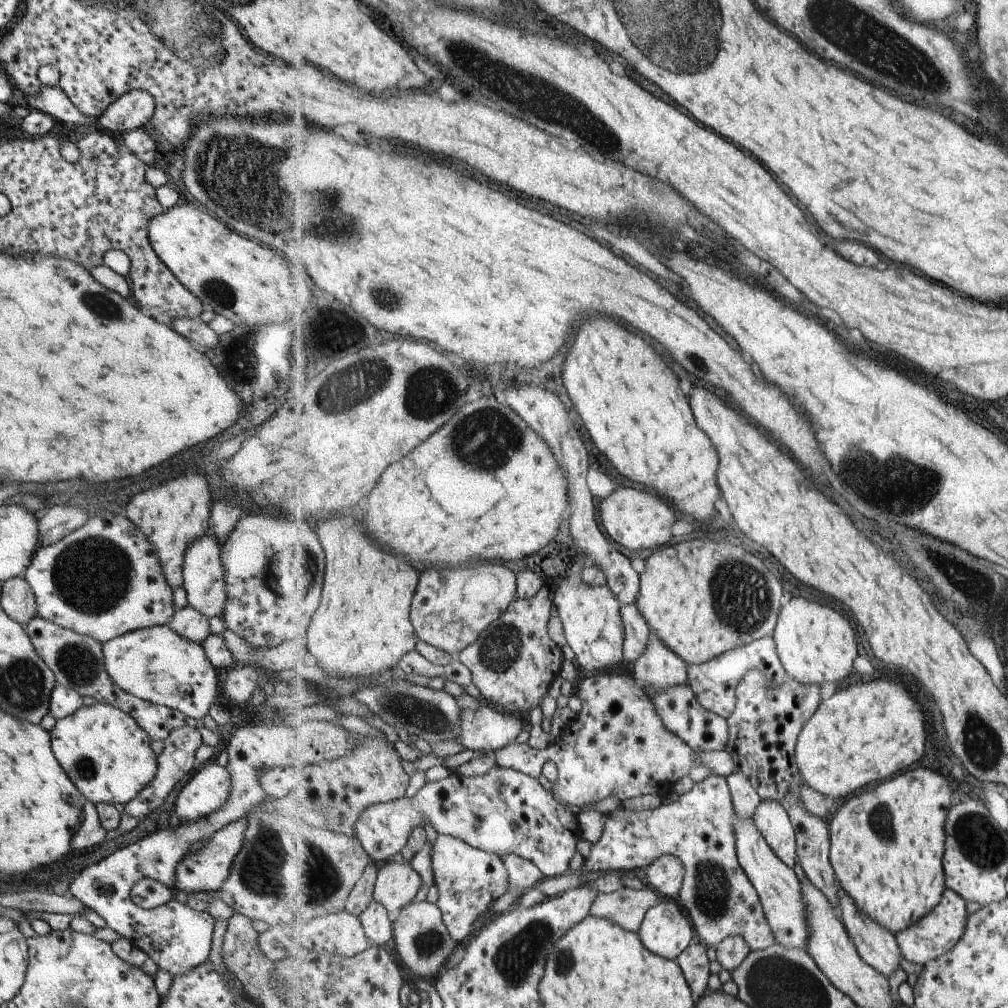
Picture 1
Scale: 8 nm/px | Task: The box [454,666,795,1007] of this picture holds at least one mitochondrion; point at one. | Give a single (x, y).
(514, 960)

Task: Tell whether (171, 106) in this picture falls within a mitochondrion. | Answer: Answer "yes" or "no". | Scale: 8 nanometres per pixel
no

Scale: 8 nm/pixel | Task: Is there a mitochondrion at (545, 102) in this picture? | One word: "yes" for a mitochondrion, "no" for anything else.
yes

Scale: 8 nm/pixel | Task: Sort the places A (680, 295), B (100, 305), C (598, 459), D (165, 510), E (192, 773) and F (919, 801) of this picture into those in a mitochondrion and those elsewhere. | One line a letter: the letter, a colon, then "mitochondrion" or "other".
A: other
B: mitochondrion
C: other
D: other
E: other
F: other

